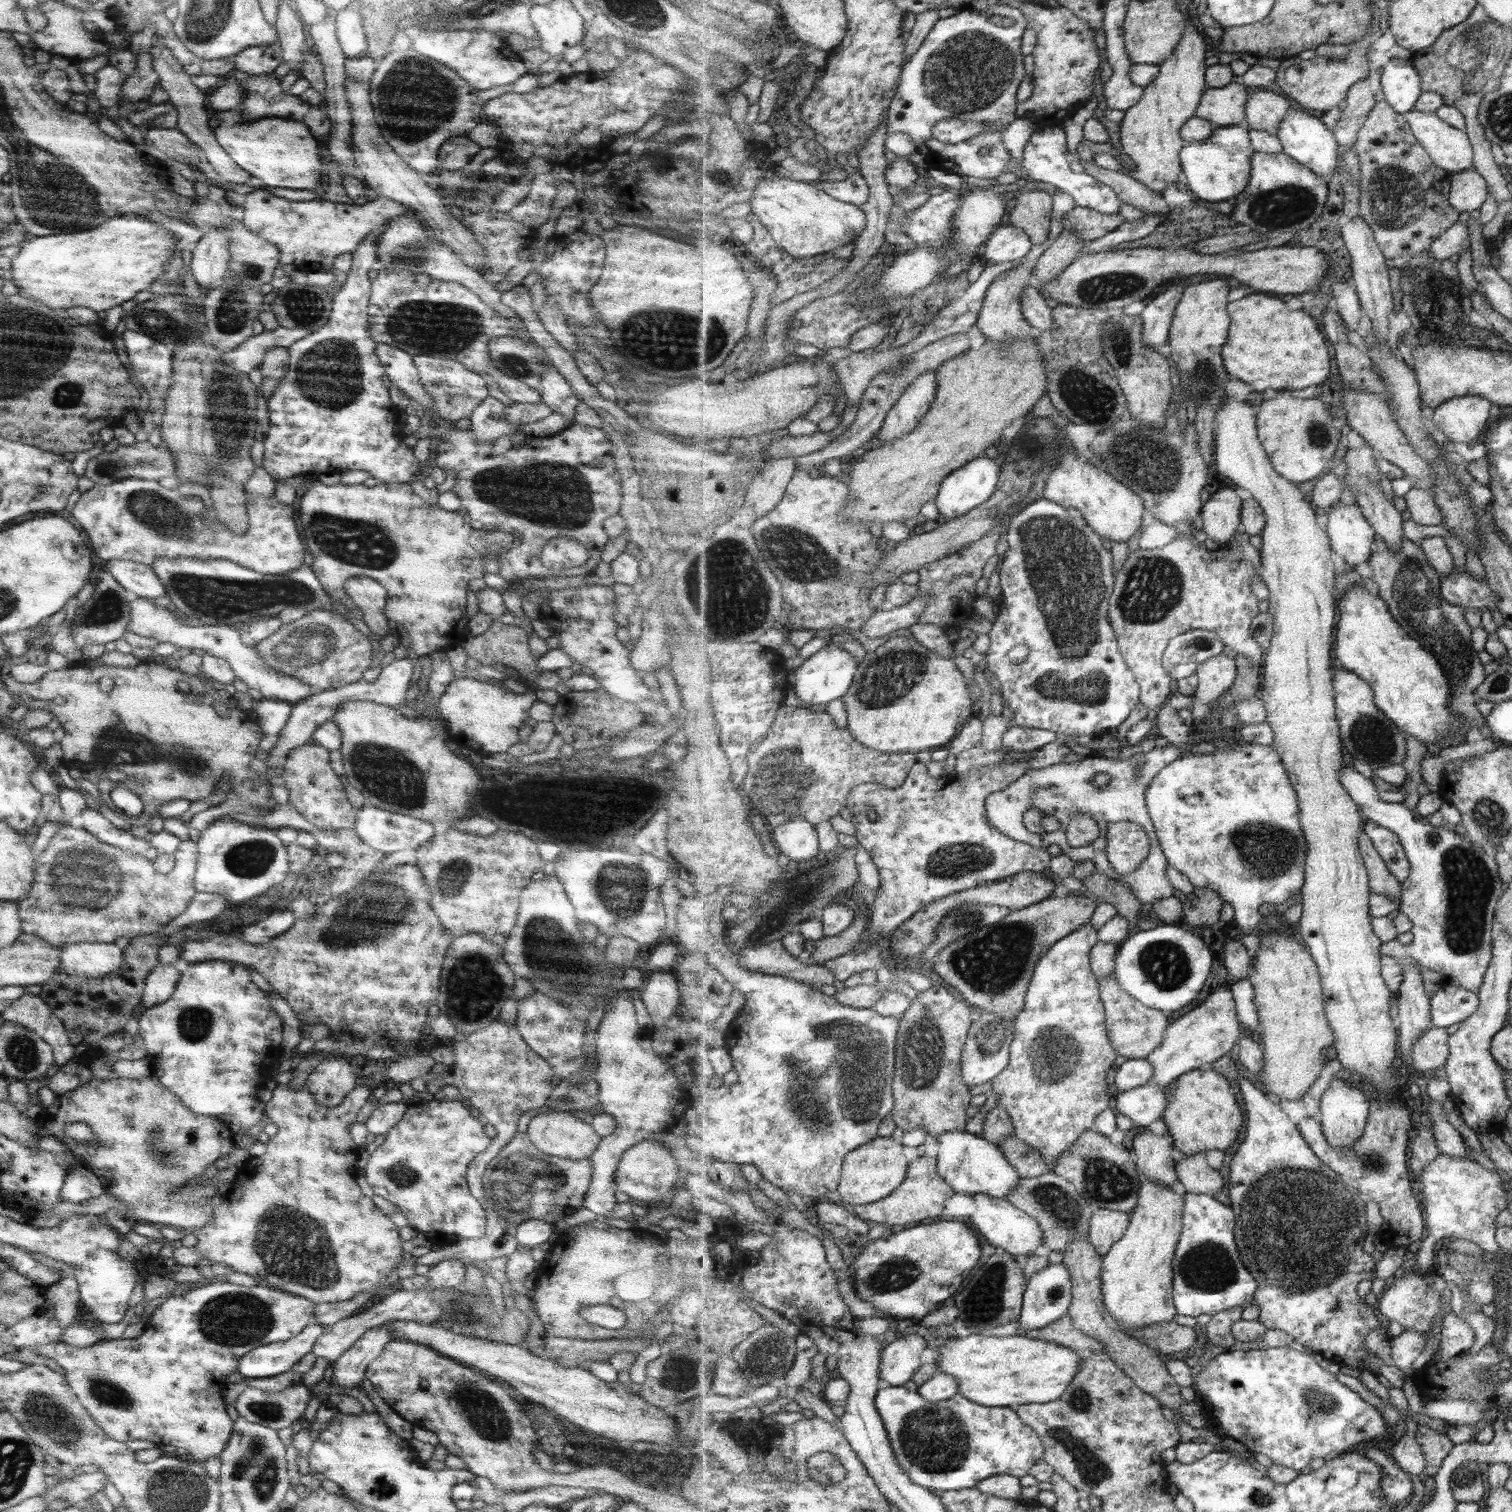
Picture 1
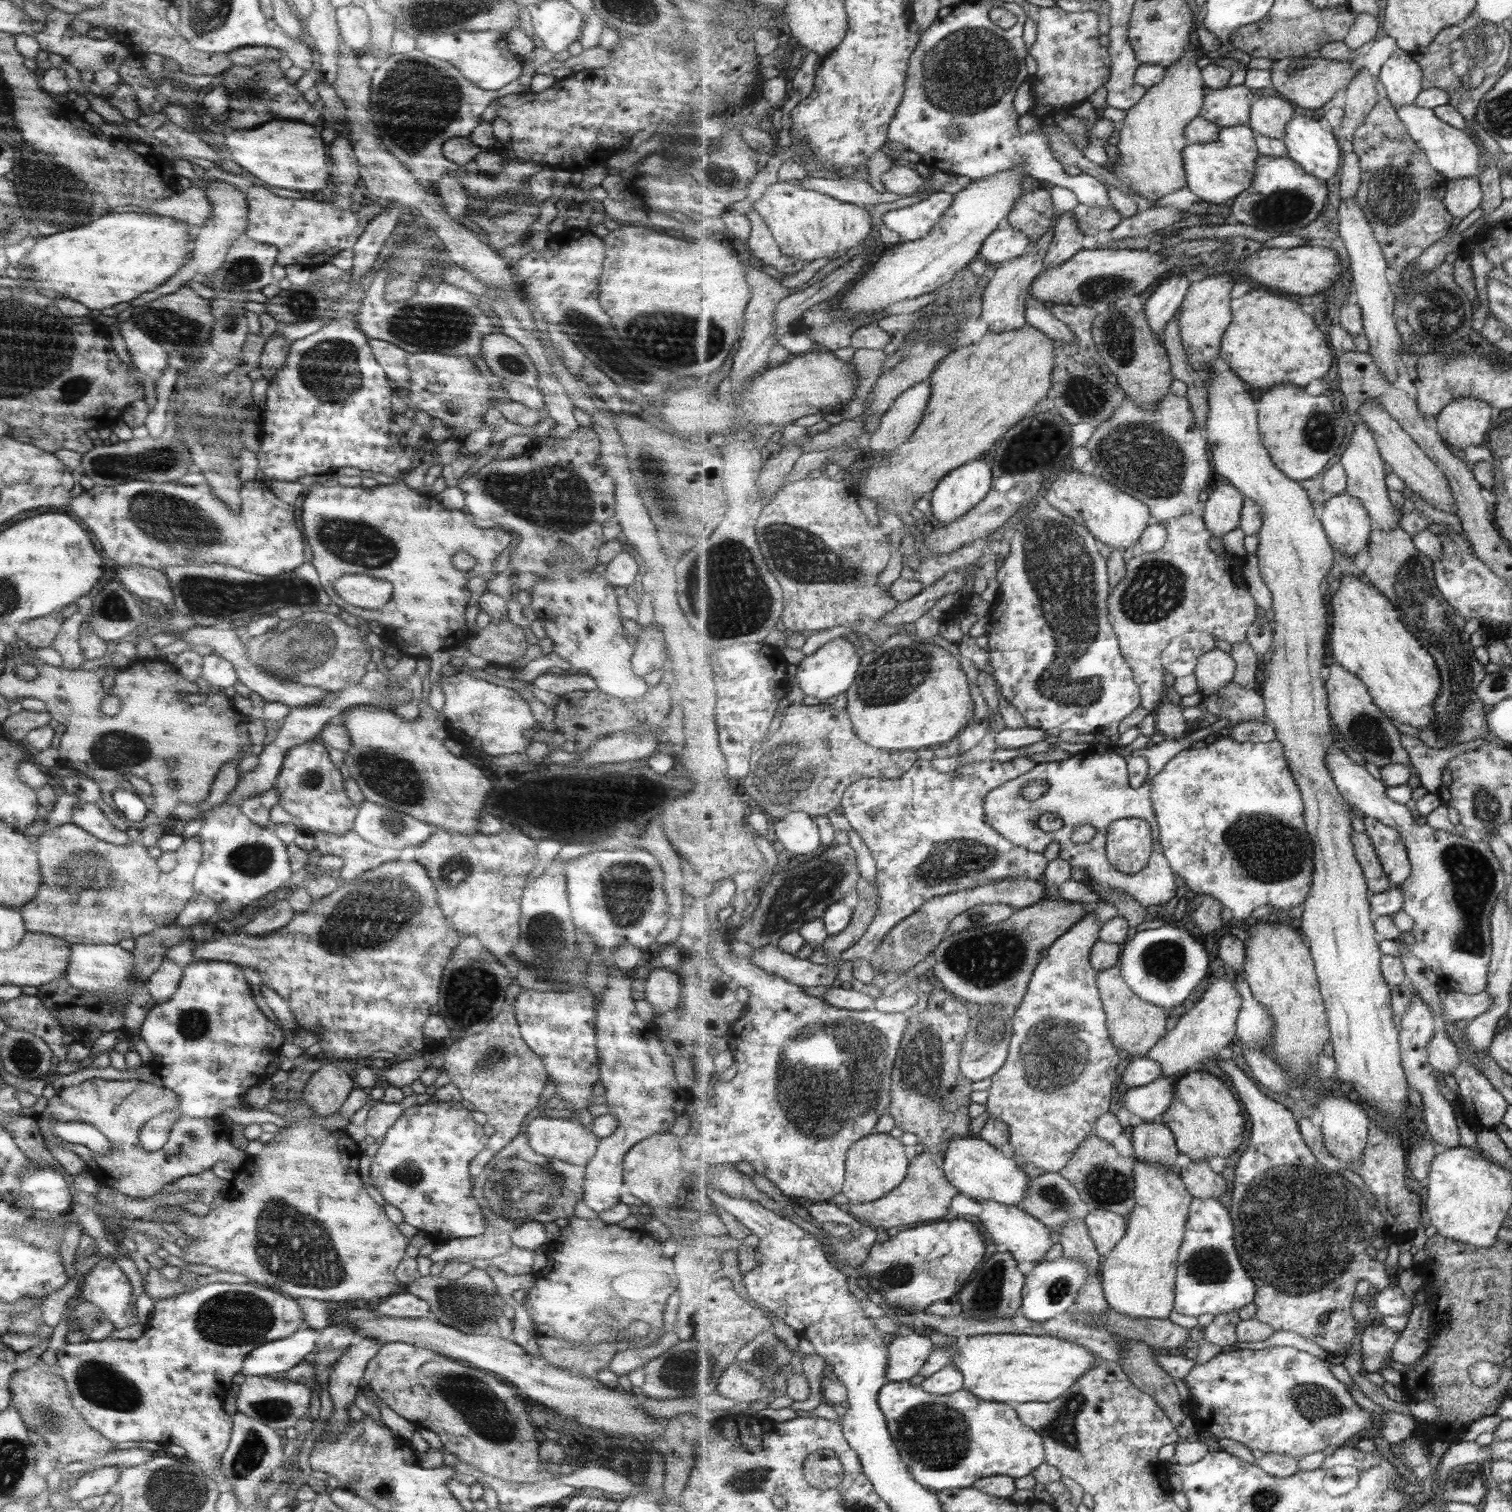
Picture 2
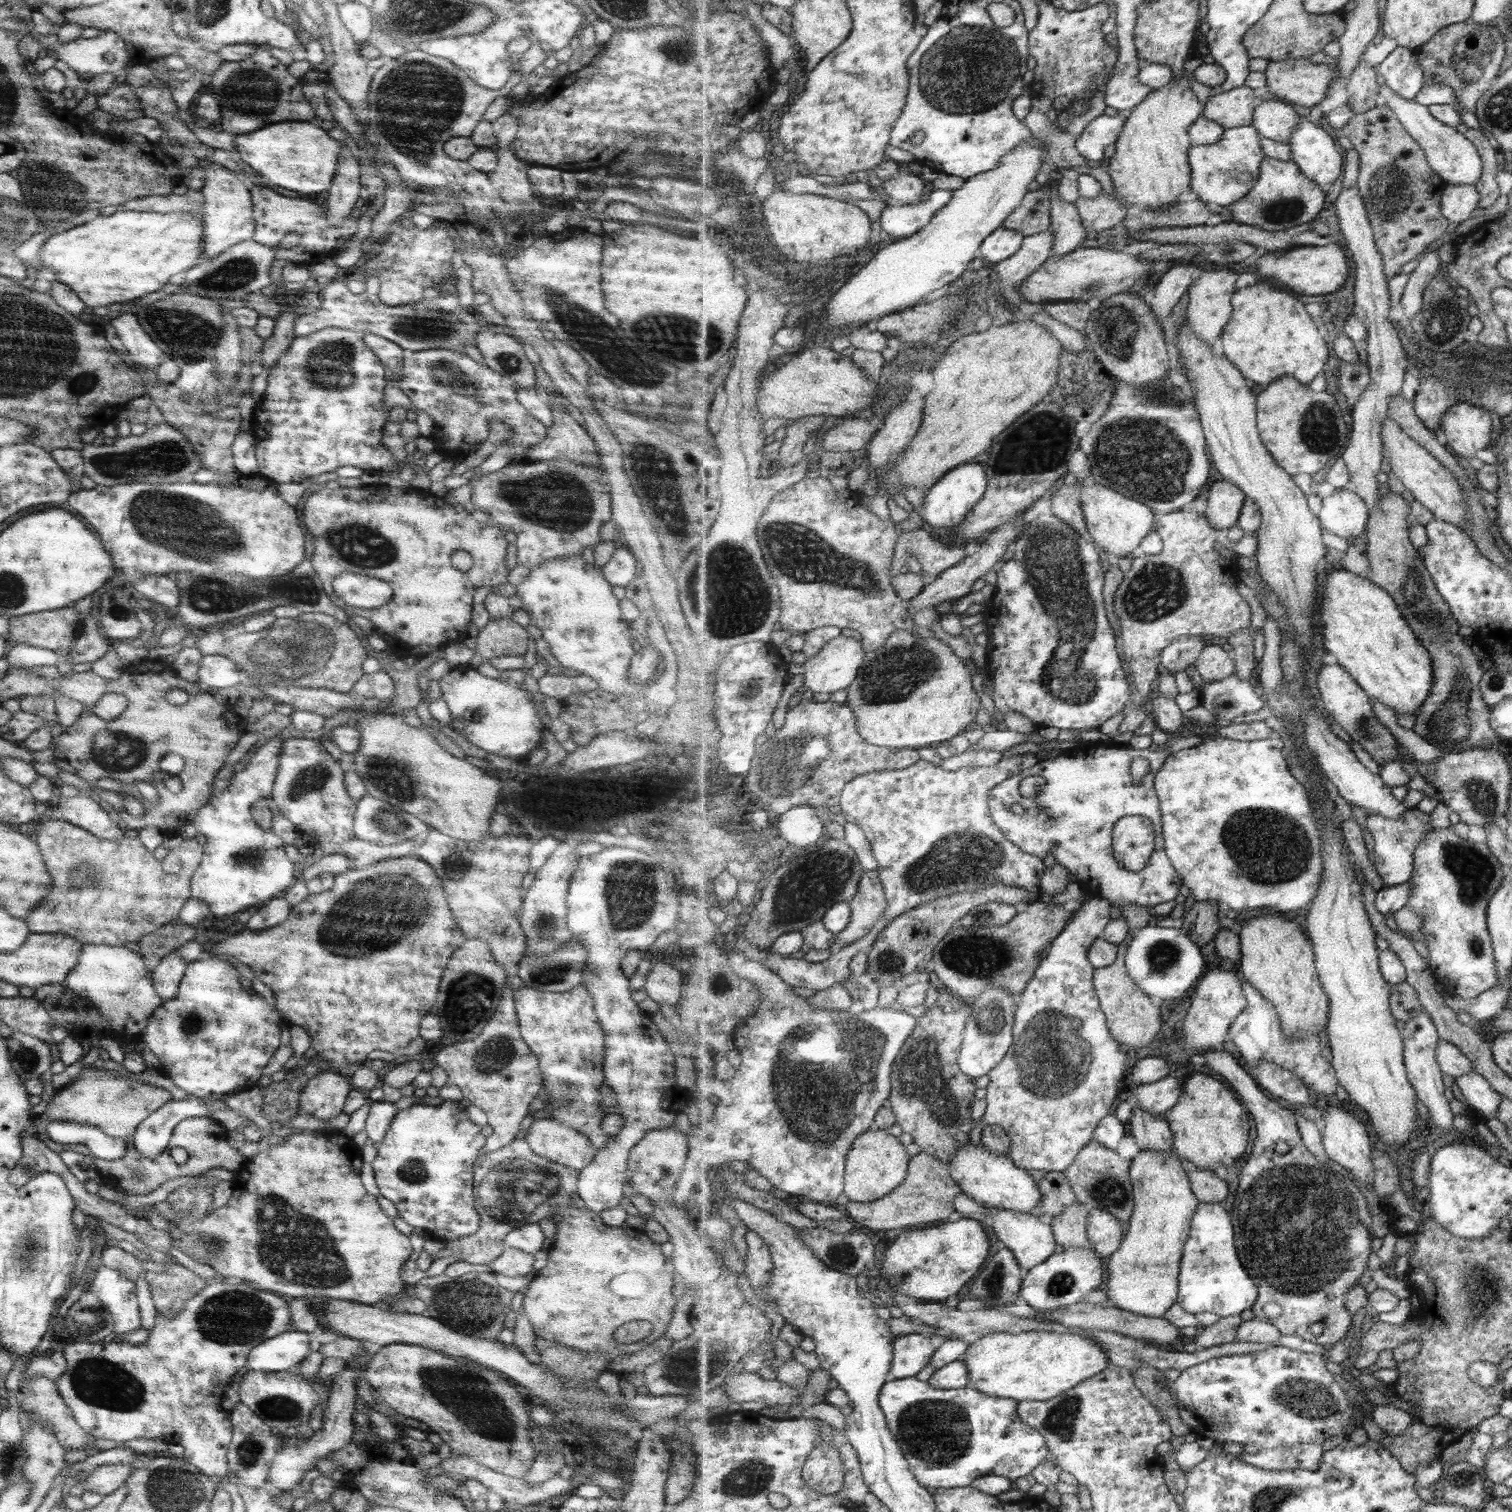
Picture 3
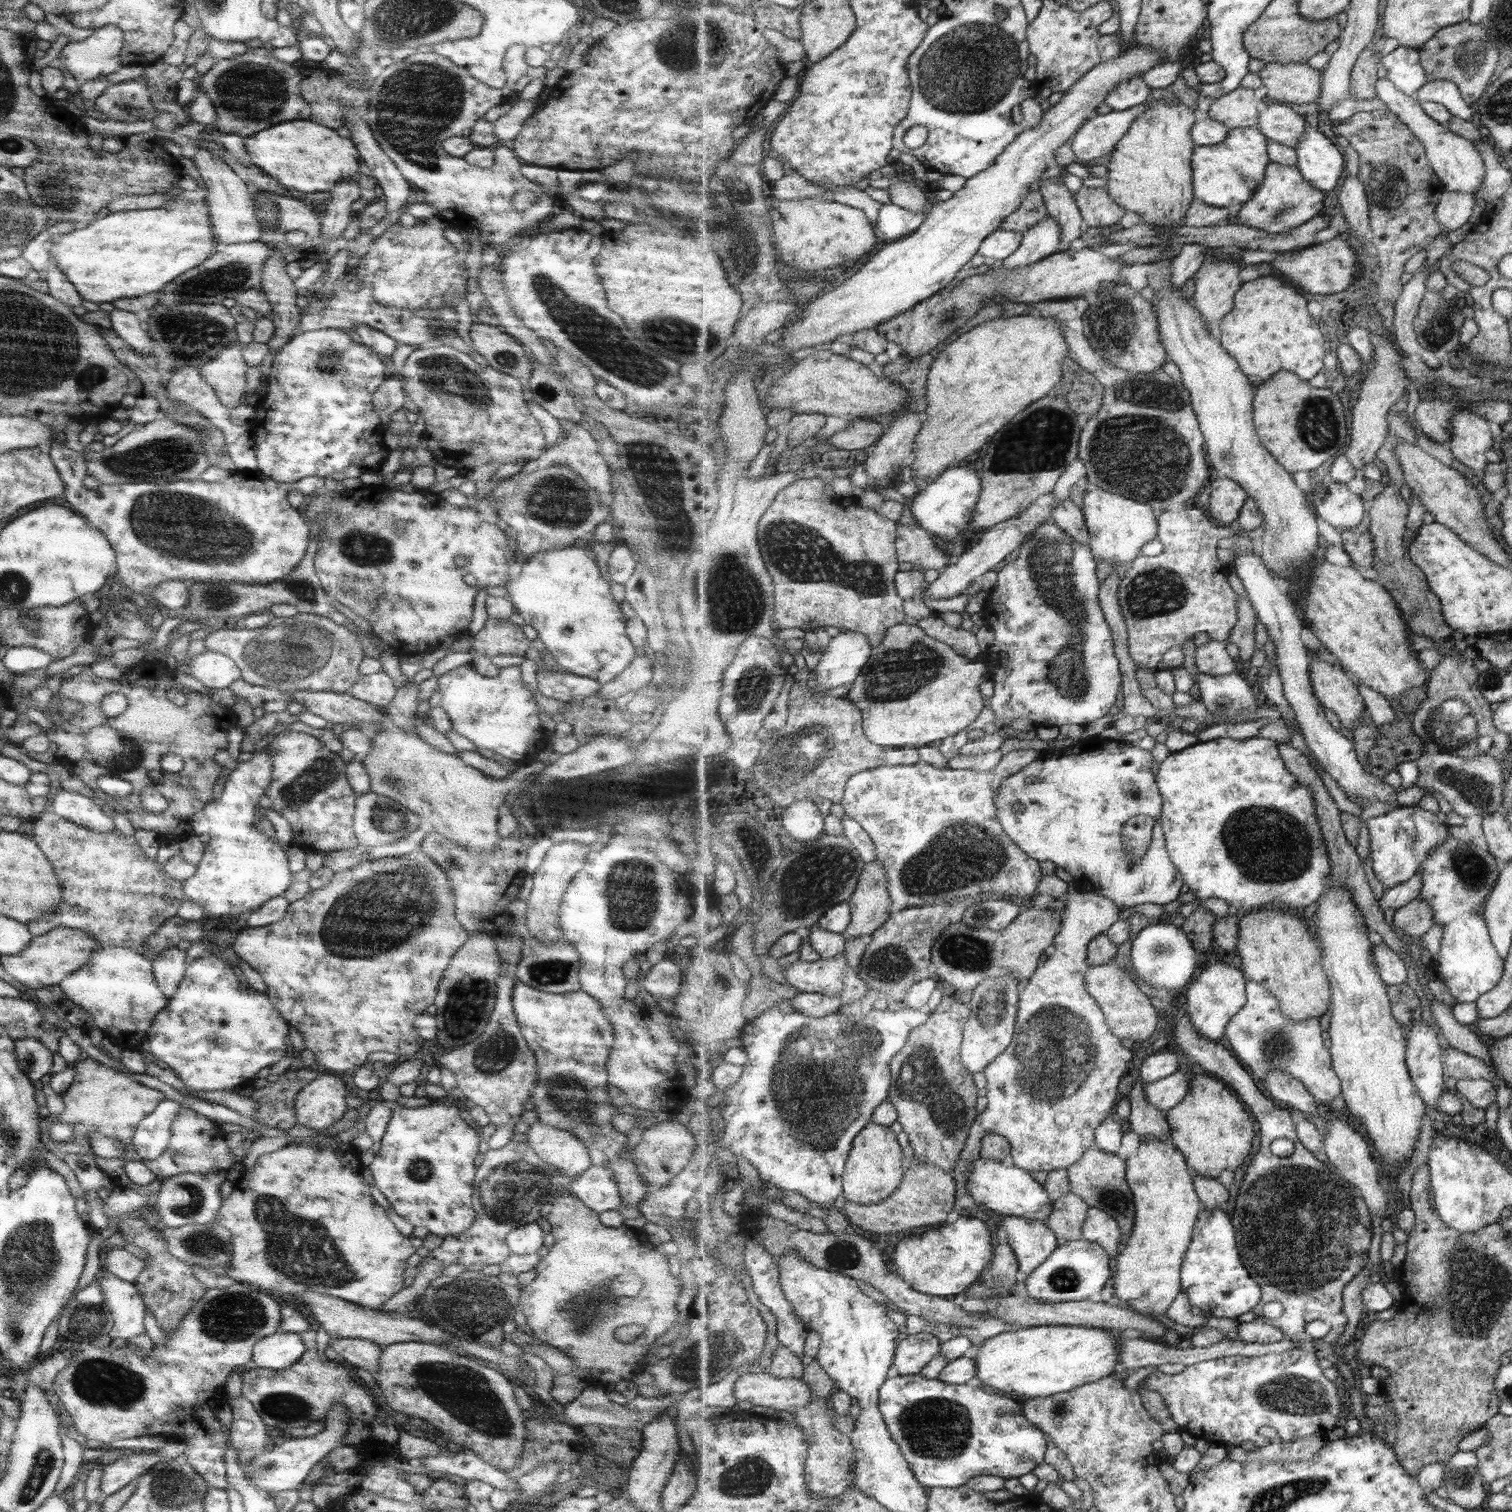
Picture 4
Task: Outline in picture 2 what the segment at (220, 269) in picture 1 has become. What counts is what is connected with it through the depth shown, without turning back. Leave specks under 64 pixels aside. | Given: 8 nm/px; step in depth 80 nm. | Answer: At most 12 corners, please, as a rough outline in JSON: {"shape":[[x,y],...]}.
{"shape":[[208,181],[210,216],[192,240],[191,282],[216,269],[247,228],[245,194]]}

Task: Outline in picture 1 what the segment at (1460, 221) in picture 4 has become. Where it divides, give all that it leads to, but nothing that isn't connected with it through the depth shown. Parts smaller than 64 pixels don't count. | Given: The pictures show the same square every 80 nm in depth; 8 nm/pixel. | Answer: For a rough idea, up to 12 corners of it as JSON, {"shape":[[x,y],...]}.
{"shape":[[1475,168],[1452,175],[1450,203],[1459,212],[1479,210],[1489,197]]}

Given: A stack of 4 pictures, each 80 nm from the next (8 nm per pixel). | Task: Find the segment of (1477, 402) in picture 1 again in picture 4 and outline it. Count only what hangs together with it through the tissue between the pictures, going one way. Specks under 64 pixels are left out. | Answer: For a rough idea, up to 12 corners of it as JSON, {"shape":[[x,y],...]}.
{"shape":[[1472,411],[1451,419],[1451,454],[1483,478],[1491,424]]}

